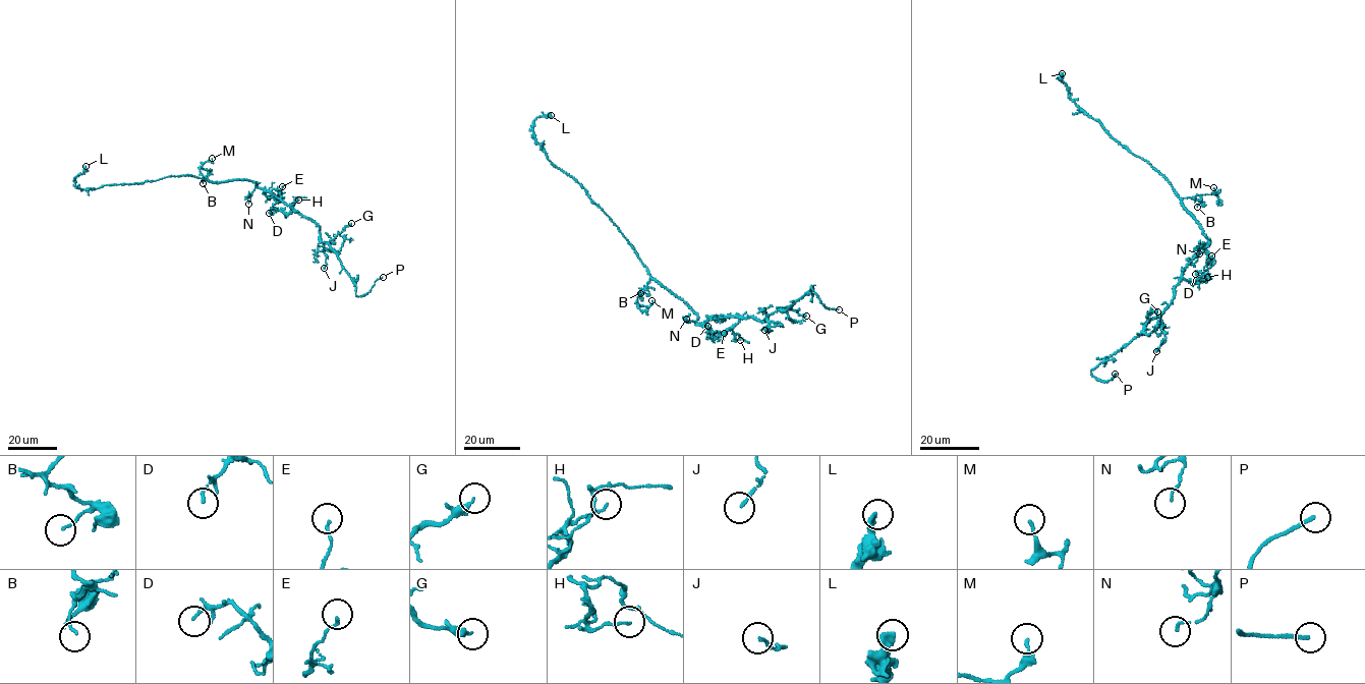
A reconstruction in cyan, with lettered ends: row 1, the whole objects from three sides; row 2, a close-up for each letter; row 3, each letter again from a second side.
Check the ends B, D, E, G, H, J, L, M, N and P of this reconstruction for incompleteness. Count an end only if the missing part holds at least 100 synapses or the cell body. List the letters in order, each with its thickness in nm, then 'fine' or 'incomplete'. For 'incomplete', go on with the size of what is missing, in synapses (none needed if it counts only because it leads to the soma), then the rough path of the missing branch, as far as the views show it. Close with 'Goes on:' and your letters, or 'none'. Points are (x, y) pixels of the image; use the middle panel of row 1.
B: 120 nm thick; fine
D: 110 nm thick; fine
E: 110 nm thick; fine
G: 320 nm thick; fine
H: 100 nm thick; fine
J: 130 nm thick; fine
L: 280 nm thick; fine
M: 130 nm thick; fine
N: 110 nm thick; fine
P: 160 nm thick; incomplete
Goes on: P

